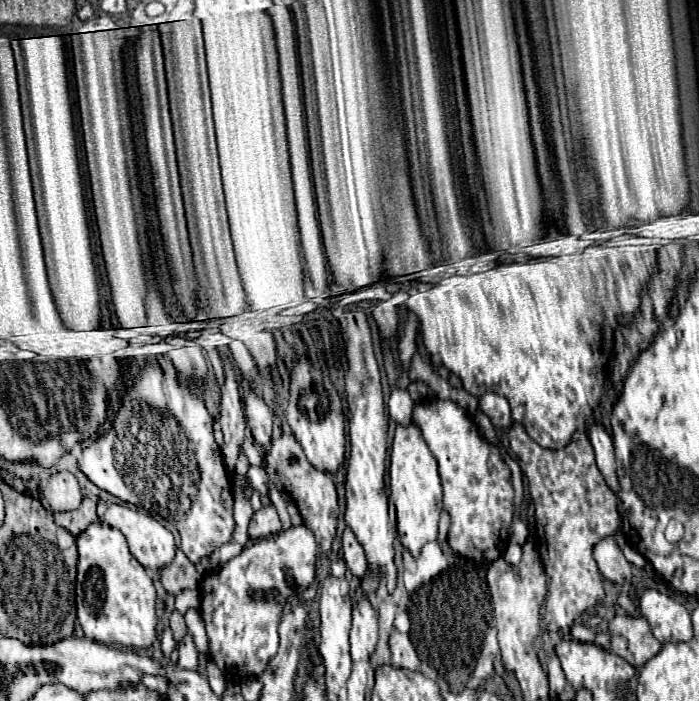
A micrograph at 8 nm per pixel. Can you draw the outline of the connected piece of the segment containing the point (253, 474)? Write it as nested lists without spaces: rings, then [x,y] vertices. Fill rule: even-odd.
[[[251,467],[249,469],[249,479],[251,479],[251,485],[253,489],[261,495],[261,503],[263,505],[271,505],[271,499],[269,499],[269,485],[267,485],[267,475],[261,467]]]

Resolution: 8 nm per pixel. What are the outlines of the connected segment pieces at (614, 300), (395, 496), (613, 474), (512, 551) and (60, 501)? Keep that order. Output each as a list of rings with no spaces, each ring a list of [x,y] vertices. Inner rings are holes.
[[[614,239],[602,244],[593,244],[587,247],[583,253],[575,253],[575,255],[565,255],[565,257],[549,257],[543,261],[531,261],[531,263],[509,263],[509,265],[497,265],[485,273],[477,273],[477,275],[467,275],[467,277],[447,277],[437,285],[430,284],[431,289],[427,291],[419,291],[419,287],[411,287],[408,291],[411,297],[407,299],[405,307],[411,309],[417,319],[419,319],[419,331],[423,335],[423,343],[431,355],[433,361],[441,363],[443,367],[447,367],[449,371],[453,371],[455,375],[461,377],[463,387],[467,393],[481,397],[487,391],[495,391],[501,393],[503,397],[509,399],[509,405],[513,409],[513,421],[521,423],[527,433],[543,447],[543,449],[563,449],[571,443],[571,437],[575,431],[587,431],[587,421],[593,415],[595,407],[599,405],[599,399],[603,395],[604,384],[607,379],[607,363],[611,358],[614,348],[615,329],[619,325],[631,325],[635,319],[635,313],[639,311],[641,305],[641,289],[649,277],[647,265],[645,265],[645,253],[656,251],[656,245],[628,246],[627,244],[618,244]]]
[[[397,425],[393,451],[391,451],[391,499],[397,507],[397,535],[405,549],[417,557],[427,541],[437,541],[437,525],[441,513],[441,479],[437,471],[437,461],[425,445],[421,431],[415,425]]]
[[[595,423],[589,429],[589,439],[591,445],[595,449],[595,457],[597,457],[597,465],[601,475],[605,477],[605,483],[609,485],[609,489],[613,493],[619,493],[621,485],[619,485],[619,477],[617,477],[617,463],[615,463],[615,451],[613,451],[613,441],[607,435],[607,431],[603,429],[601,423]]]
[[[510,543],[503,555],[505,561],[512,565],[516,565],[520,562],[522,557],[522,546],[518,544]]]
[[[59,471],[55,473],[43,489],[43,497],[49,501],[53,511],[71,511],[81,505],[81,489],[73,473]]]

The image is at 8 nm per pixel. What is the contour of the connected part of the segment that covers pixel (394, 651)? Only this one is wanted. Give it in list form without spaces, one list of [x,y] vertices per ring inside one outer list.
[[[391,629],[389,649],[391,649],[391,663],[395,667],[421,671],[421,661],[419,661],[417,653],[415,653],[415,647],[411,645],[411,641],[409,641],[409,637],[405,633],[399,633],[397,629]]]

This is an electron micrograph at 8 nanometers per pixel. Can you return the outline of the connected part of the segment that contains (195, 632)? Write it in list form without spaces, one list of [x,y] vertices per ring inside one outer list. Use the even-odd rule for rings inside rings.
[[[189,609],[185,613],[185,621],[187,621],[187,629],[193,637],[193,643],[199,651],[199,655],[205,655],[209,659],[209,647],[207,647],[207,635],[205,635],[205,625],[203,619],[199,615],[199,609]]]

